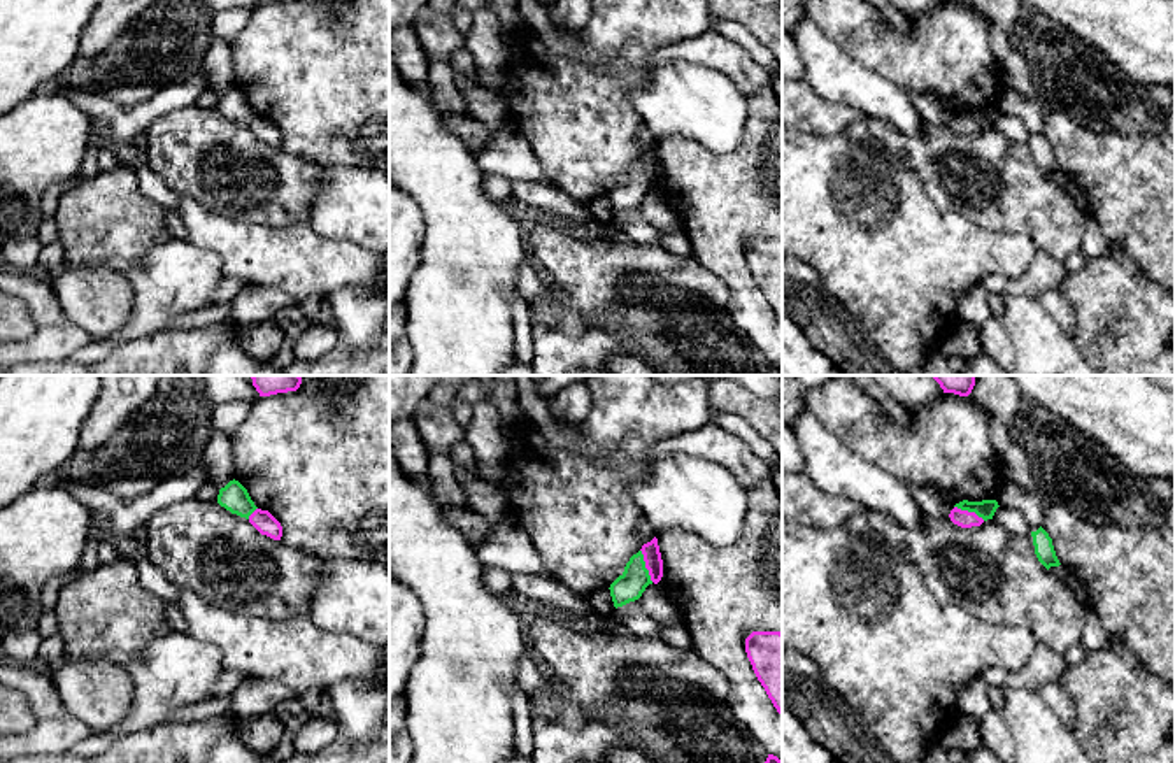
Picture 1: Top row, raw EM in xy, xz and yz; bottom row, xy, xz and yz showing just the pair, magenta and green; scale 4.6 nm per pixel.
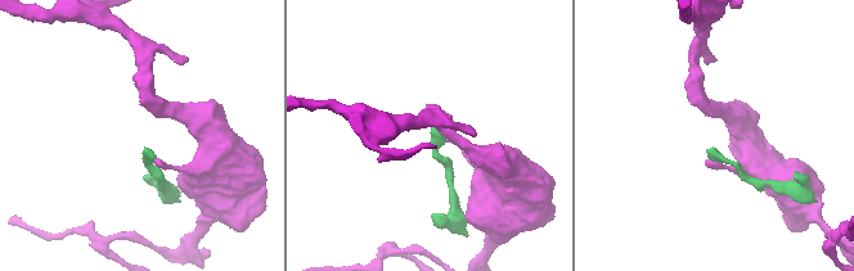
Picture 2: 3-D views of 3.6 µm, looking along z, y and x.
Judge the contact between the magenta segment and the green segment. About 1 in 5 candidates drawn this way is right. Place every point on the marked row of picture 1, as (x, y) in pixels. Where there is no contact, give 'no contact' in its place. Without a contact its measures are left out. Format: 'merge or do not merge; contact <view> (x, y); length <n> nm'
do not merge; contact xz (646, 565); length 160 nm

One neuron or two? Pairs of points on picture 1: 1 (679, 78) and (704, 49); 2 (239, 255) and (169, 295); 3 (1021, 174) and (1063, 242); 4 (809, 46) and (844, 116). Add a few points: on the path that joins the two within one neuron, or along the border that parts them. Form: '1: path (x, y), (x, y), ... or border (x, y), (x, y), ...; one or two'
1: border (651, 65), (691, 60), (730, 78); two
2: border (188, 241), (213, 249), (225, 276); two
3: path (1023, 192), (1056, 225); one
4: border (805, 81), (825, 99), (877, 120); two

